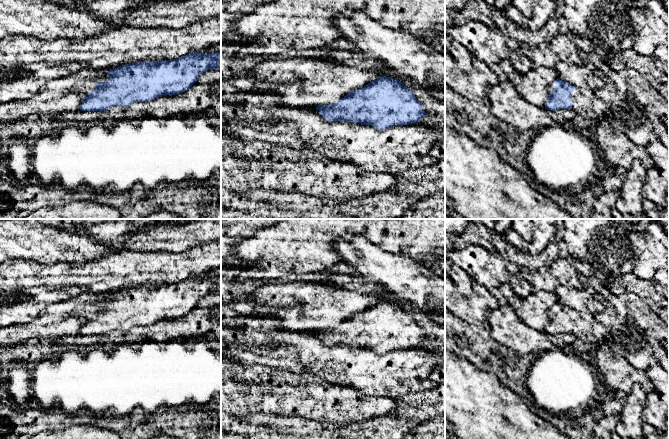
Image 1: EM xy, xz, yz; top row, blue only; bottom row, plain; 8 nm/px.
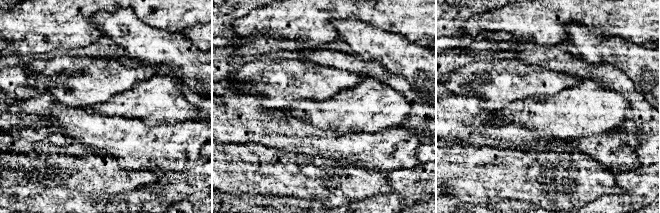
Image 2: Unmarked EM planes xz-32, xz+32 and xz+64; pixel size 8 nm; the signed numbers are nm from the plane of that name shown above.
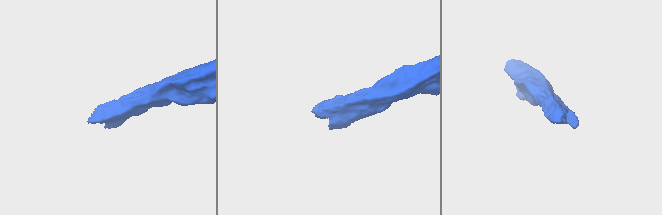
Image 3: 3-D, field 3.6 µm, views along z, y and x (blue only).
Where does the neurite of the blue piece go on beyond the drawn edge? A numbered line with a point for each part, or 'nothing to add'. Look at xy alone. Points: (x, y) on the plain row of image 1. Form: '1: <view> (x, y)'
1: xy (85, 311)

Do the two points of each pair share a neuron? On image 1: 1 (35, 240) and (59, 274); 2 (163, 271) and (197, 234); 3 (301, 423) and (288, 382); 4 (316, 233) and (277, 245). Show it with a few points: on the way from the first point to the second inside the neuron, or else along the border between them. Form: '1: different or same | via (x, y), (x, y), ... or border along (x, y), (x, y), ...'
1: different | border along (29, 259), (42, 263), (67, 263), (75, 267)
2: different | border along (202, 243), (179, 252), (157, 251)
3: different | border along (276, 414), (300, 415), (322, 421)
4: same | via (306, 239), (299, 245), (287, 245)

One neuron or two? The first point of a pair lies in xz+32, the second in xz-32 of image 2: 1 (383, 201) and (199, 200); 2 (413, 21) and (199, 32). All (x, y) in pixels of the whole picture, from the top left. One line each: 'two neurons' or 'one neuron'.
1: two neurons
2: two neurons

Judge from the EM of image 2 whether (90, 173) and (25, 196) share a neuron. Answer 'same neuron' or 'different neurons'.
different neurons

